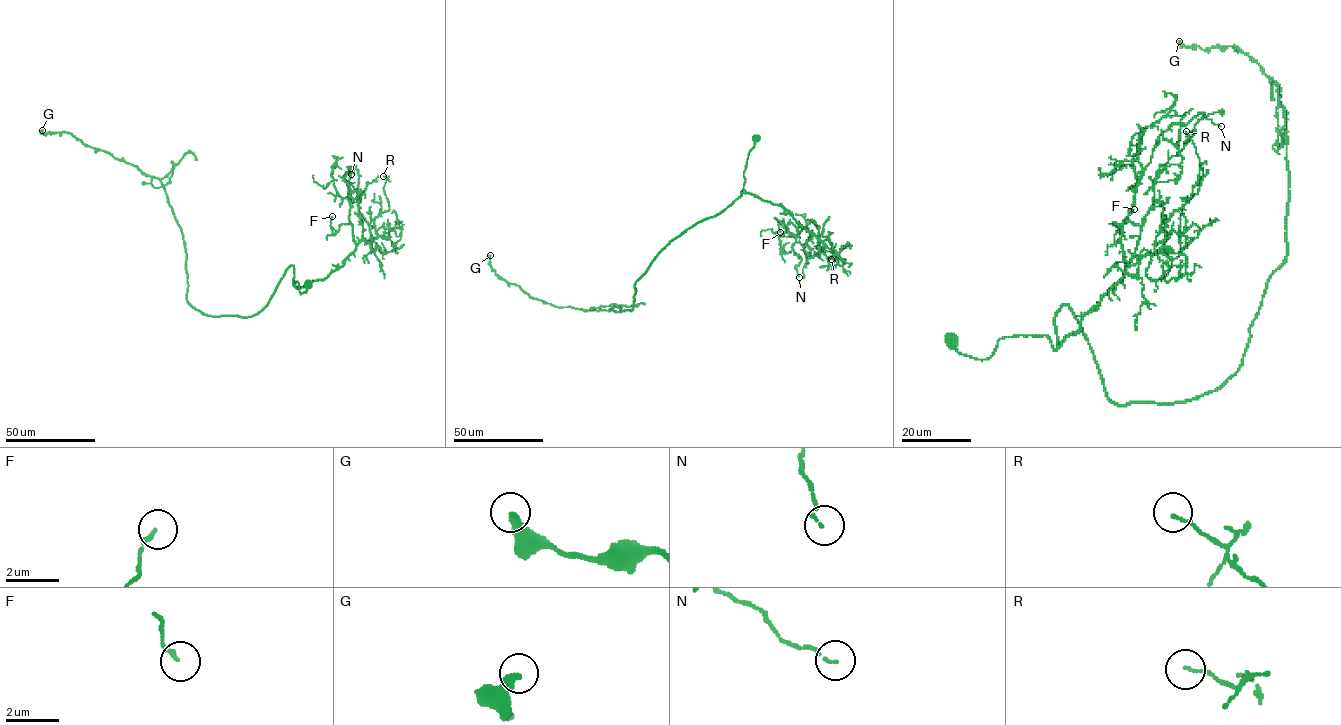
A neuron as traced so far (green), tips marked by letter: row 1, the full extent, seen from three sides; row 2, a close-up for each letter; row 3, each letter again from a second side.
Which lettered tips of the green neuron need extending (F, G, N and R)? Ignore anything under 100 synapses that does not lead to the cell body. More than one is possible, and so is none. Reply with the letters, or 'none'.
none

